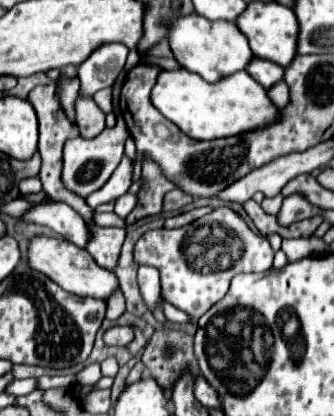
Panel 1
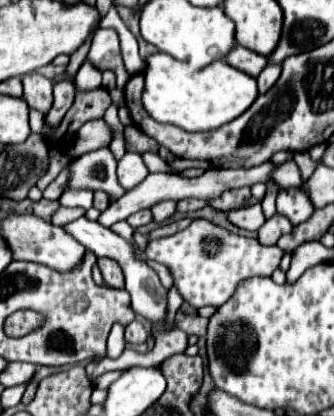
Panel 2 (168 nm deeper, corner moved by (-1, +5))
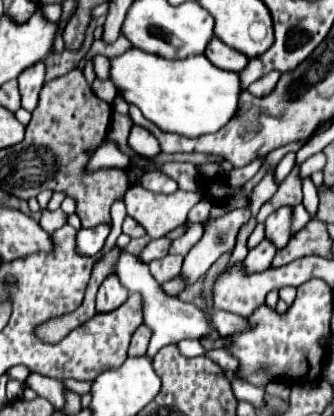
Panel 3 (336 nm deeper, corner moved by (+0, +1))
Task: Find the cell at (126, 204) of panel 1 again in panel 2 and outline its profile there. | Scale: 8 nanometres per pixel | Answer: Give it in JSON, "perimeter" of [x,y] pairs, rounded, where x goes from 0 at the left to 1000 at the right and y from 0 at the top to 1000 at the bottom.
{"perimeter":[[[790,389],[778,399],[760,399],[754,409],[713,409],[713,404],[677,404],[677,409],[623,409],[611,413],[605,423],[593,428],[551,428],[551,423],[533,423],[533,418],[443,418],[407,452],[383,457],[365,476],[353,476],[347,486],[335,486],[293,524],[293,534],[311,543],[311,548],[329,548],[341,534],[359,534],[359,529],[377,529],[389,514],[413,510],[413,505],[431,505],[431,500],[449,500],[461,495],[467,486],[485,486],[485,481],[545,481],[545,476],[605,476],[605,481],[629,481],[629,476],[647,476],[659,471],[677,452],[719,452],[719,447],[754,447],[766,438],[790,438],[802,447],[802,462],[796,462],[796,476],[784,486],[784,500],[790,510],[802,514],[802,524],[814,524],[826,514],[826,466],[832,466],[832,447],[820,447],[808,438],[808,413],[820,409],[820,399],[808,389]]]}

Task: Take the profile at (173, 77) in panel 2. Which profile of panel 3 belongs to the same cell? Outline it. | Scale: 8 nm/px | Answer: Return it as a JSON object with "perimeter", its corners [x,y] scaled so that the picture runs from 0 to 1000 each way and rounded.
{"perimeter":[[[410,115],[332,139],[332,192],[344,197],[350,221],[386,250],[404,250],[440,288],[470,298],[482,313],[560,332],[662,313],[704,279],[716,231],[728,221],[716,178],[638,159],[614,135],[524,149]]]}

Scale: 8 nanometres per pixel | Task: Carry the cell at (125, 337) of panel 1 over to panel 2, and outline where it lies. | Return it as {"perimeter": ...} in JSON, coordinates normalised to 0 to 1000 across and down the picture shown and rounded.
{"perimeter":[[[413,769],[389,774],[389,784],[377,788],[377,822],[383,827],[425,827],[425,822],[437,822],[437,813],[443,813],[443,798],[425,784],[425,774],[413,774]]]}

